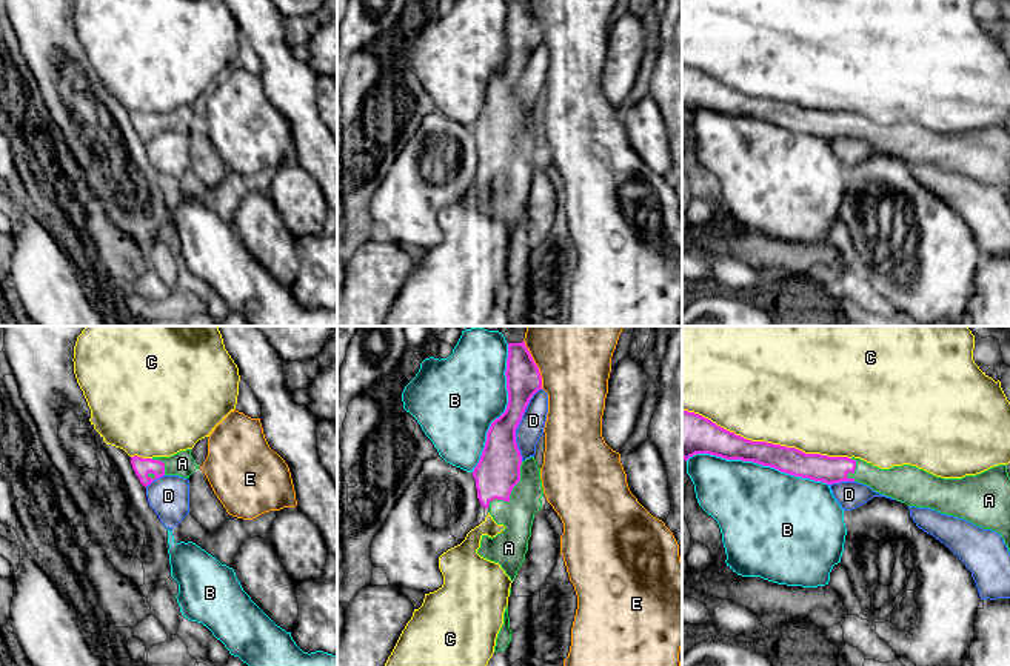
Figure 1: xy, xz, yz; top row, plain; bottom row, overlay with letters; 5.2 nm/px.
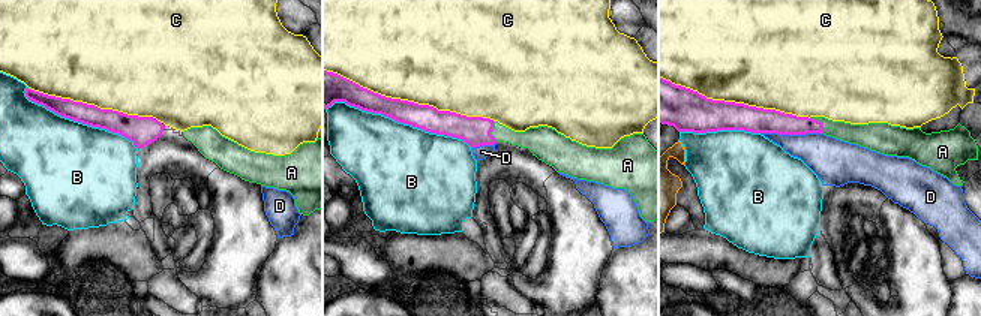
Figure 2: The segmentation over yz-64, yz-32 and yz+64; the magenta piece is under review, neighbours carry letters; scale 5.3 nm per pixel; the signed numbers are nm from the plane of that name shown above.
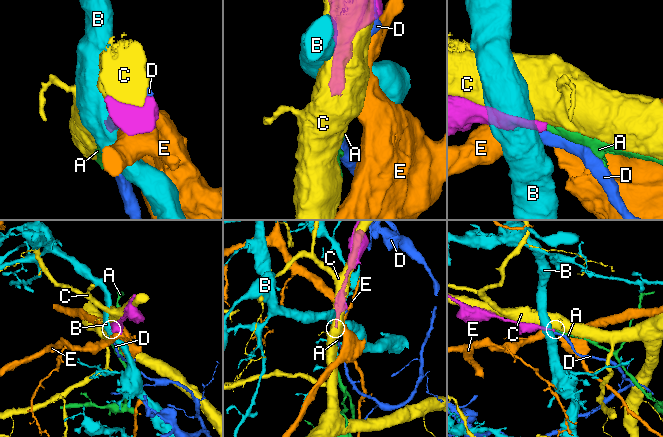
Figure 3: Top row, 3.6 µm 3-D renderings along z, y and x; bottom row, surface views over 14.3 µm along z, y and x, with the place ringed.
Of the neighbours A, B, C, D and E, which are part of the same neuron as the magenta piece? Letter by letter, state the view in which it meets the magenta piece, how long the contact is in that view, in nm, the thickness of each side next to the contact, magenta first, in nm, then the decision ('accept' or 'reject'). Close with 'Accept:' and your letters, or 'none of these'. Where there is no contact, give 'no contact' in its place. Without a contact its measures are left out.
A: contact in xz; length 300 nm; calibres 220 and 170 nm; accept
B: contact in yz; length 750 nm; calibres 160 and 460 nm; reject
C: contact in yz; length 900 nm; calibres 150 and 500 nm; reject
D: contact in xz; length 340 nm; calibres 220 and 130 nm; reject
E: contact in xz; length 260 nm; calibres 180 and 340 nm; reject
Accept: A

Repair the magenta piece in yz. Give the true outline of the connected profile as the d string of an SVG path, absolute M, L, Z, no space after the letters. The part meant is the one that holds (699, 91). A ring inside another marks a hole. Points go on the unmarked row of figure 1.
M682 66L682 114L710 109L753 117L827 140L858 137L907 162L930 163L996 186L1010 208L1010 132L1007 120L976 131L942 134L911 120L881 125L861 114L805 109L767 97L751 97L711 75Z

